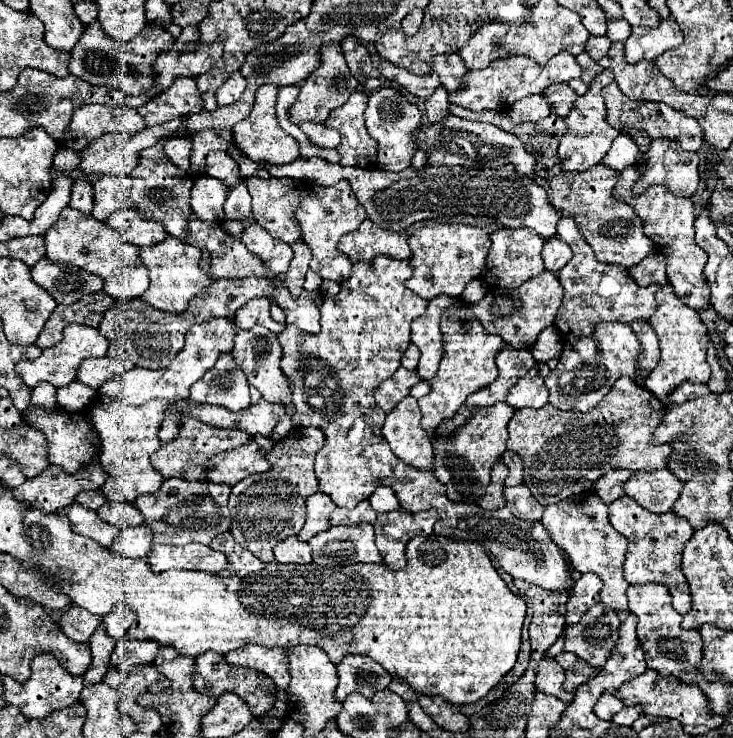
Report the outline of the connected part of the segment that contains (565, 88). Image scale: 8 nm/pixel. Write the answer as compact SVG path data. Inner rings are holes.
M567 83L551 85L543 95L547 95L547 99L551 99L553 111L561 117L567 117L569 111L575 107L575 101L577 101L577 93Z

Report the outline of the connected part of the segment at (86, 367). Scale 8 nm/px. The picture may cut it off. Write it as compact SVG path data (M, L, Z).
M99 357L99 359L85 359L79 367L77 381L85 383L91 389L99 389L107 379L133 369L132 362L121 358Z

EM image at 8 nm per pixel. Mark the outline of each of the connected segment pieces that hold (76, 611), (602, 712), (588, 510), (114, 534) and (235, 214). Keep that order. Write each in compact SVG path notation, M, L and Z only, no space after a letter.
M71 605L71 607L63 613L63 617L61 617L61 621L59 621L59 627L61 627L61 631L63 631L69 639L73 639L73 641L77 641L77 643L89 643L93 631L95 631L101 623L103 623L103 617L91 615L89 611L85 611L85 609L77 607L77 605Z
M603 693L595 705L595 715L599 719L611 721L615 713L619 713L623 709L623 703L613 695L613 693Z
M579 495L555 505L547 505L541 523L547 527L551 537L563 547L567 553L571 567L579 573L595 573L603 581L601 589L601 601L615 609L615 611L627 611L627 579L623 575L625 565L625 553L627 553L627 539L619 535L607 517L607 505L599 495Z
M73 503L71 507L67 507L67 509L59 511L59 513L65 515L65 517L69 517L71 529L73 529L75 533L89 537L89 539L97 541L97 543L103 545L103 547L111 547L111 545L115 543L115 539L119 537L119 533L121 533L119 527L115 527L115 525L111 525L111 523L105 523L105 521L97 515L97 511L85 509L85 507L81 507L79 503Z
M243 179L241 183L229 189L229 195L225 201L225 219L239 219L239 221L251 219L251 195Z

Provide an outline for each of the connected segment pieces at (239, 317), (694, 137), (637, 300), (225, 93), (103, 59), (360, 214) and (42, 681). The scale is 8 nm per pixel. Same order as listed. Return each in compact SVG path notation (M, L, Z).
M259 297L259 299L251 299L249 303L245 303L237 313L235 313L235 323L237 327L245 327L251 329L253 325L263 325L273 333L281 333L285 329L285 325L277 323L271 319L269 315L269 305L271 301L267 297Z
M617 83L603 87L603 99L605 99L605 107L607 107L607 123L619 131L623 131L623 129L645 131L651 141L671 139L671 141L677 141L685 151L699 151L703 145L703 133L701 133L699 123L695 119L683 115L681 111L675 111L663 103L639 103L639 101L627 99L619 91Z
M563 217L557 223L557 233L561 241L565 241L571 251L573 259L559 271L559 283L563 287L563 303L555 317L555 329L563 335L591 335L595 323L601 321L619 321L619 323L633 323L635 319L649 319L655 311L655 291L659 287L637 287L635 281L627 275L625 267L599 263L593 255L593 249L583 239L575 217Z
M239 71L231 73L229 79L217 91L217 103L219 105L233 105L233 103L239 101L243 91L245 91L245 79L243 79L243 75Z
M95 21L93 25L87 25L87 31L73 47L69 71L91 85L119 89L127 95L143 95L155 87L153 63L159 57L159 51L167 51L171 47L175 47L175 37L159 25L147 25L133 41L119 43L107 37L101 31L101 25Z
M341 179L337 185L331 185L331 187L321 187L321 185L305 187L303 201L297 209L297 221L299 221L299 229L303 233L303 241L307 243L307 247L313 253L311 269L315 273L319 273L321 279L333 279L337 283L343 283L345 279L351 277L353 263L349 261L347 255L343 255L337 249L337 243L345 233L357 231L357 227L363 223L365 217L367 215L365 215L361 203L353 197L353 189L347 183L347 179Z
M43 653L33 659L31 679L27 683L15 683L15 679L11 677L1 677L1 679L3 679L3 689L5 689L3 701L7 705L19 707L27 719L43 719L51 715L53 711L59 711L77 703L83 689L83 675L71 675L67 669L61 667L61 663L51 653Z

